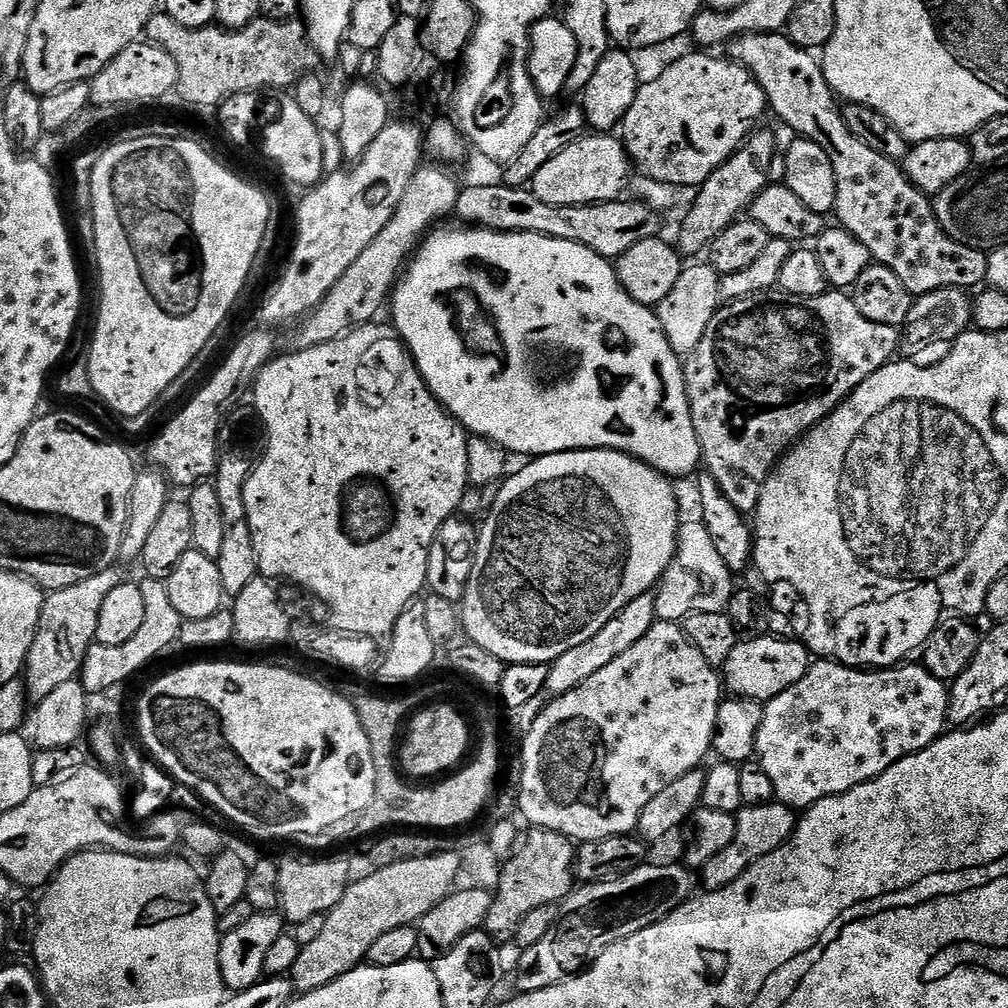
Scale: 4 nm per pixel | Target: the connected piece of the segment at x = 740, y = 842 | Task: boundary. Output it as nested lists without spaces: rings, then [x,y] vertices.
[[[773,802],[741,807],[740,811],[735,813],[735,818],[734,842],[730,842],[730,846],[726,846],[722,854],[714,854],[714,858],[710,858],[710,862],[706,862],[699,873],[698,880],[699,883],[700,880],[704,883],[702,886],[704,892],[722,890],[730,882],[734,882],[734,878],[741,876],[754,862],[758,862],[758,858],[766,858],[766,854],[778,850],[778,846],[787,844],[792,831],[796,829],[798,816],[793,809],[779,802]]]

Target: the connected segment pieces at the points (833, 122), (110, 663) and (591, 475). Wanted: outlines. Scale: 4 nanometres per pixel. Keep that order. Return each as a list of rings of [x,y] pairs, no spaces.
[[[751,32],[745,36],[738,36],[731,41],[726,48],[727,55],[734,61],[735,64],[740,64],[744,67],[750,75],[758,82],[758,86],[762,86],[764,97],[768,100],[768,108],[789,128],[790,131],[796,132],[797,137],[809,140],[810,142],[818,142],[818,146],[822,146],[822,150],[826,150],[826,155],[830,157],[830,163],[834,165],[834,178],[838,181],[838,198],[836,199],[836,211],[834,213],[835,219],[838,218],[839,227],[844,228],[854,238],[858,238],[858,242],[862,242],[862,246],[866,246],[866,250],[872,256],[875,263],[886,266],[890,270],[894,270],[894,274],[898,274],[898,282],[902,282],[902,286],[906,286],[906,290],[912,293],[913,297],[925,296],[934,290],[942,290],[943,288],[962,288],[965,290],[979,289],[981,285],[988,279],[988,256],[985,253],[967,248],[961,244],[955,244],[951,238],[942,230],[942,226],[938,222],[936,213],[934,211],[934,204],[925,193],[919,192],[910,181],[908,175],[904,172],[903,167],[897,161],[890,158],[882,158],[882,154],[878,154],[878,150],[870,150],[870,146],[866,146],[866,142],[861,142],[860,139],[854,138],[854,134],[850,134],[850,126],[846,126],[844,121],[844,113],[841,105],[838,103],[838,97],[833,92],[832,87],[826,82],[824,77],[824,69],[821,61],[816,60],[811,51],[807,48],[799,48],[795,42],[789,40],[787,35],[780,32]]]
[[[144,578],[139,581],[139,586],[142,598],[146,601],[146,618],[135,632],[134,638],[130,638],[130,642],[122,642],[122,646],[102,646],[95,643],[90,650],[86,650],[86,658],[80,667],[78,679],[89,697],[103,697],[110,686],[118,683],[127,685],[131,676],[138,675],[151,660],[158,659],[172,643],[175,645],[179,641],[180,628],[185,620],[178,614],[174,602],[170,602],[167,583]]]
[[[586,448],[579,452],[555,452],[549,456],[537,456],[525,464],[528,465],[518,469],[512,477],[509,475],[499,485],[500,493],[497,494],[496,501],[491,501],[483,517],[484,525],[479,525],[474,570],[466,586],[460,619],[463,635],[482,650],[496,655],[506,665],[551,665],[552,661],[566,654],[566,650],[574,650],[574,646],[590,642],[590,638],[594,638],[594,634],[598,634],[598,630],[602,630],[602,626],[606,626],[606,622],[618,615],[631,600],[651,593],[659,585],[661,576],[676,553],[676,532],[681,525],[680,508],[676,505],[673,481],[661,472],[654,471],[649,464],[644,464],[624,452],[610,452],[607,448]]]

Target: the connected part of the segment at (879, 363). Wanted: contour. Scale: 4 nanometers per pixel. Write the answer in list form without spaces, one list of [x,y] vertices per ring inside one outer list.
[[[829,290],[805,300],[797,296],[781,298],[776,294],[763,298],[751,296],[721,306],[710,326],[706,326],[702,342],[686,357],[683,366],[703,467],[707,475],[716,479],[731,505],[739,512],[755,513],[761,480],[764,472],[768,472],[768,464],[776,460],[776,453],[796,432],[808,428],[812,420],[820,420],[836,400],[846,398],[870,374],[893,363],[892,355],[900,352],[901,339],[900,328],[870,322],[854,306],[851,295],[840,290]]]

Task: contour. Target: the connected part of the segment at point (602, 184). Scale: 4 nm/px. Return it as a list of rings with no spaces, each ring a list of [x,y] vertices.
[[[585,134],[580,139],[575,140],[562,154],[554,154],[538,174],[534,174],[530,185],[531,192],[542,202],[550,206],[578,206],[579,204],[604,204],[608,200],[619,200],[625,195],[624,187],[628,184],[628,168],[630,161],[628,152],[624,149],[623,143],[619,139],[615,140],[612,134]]]

